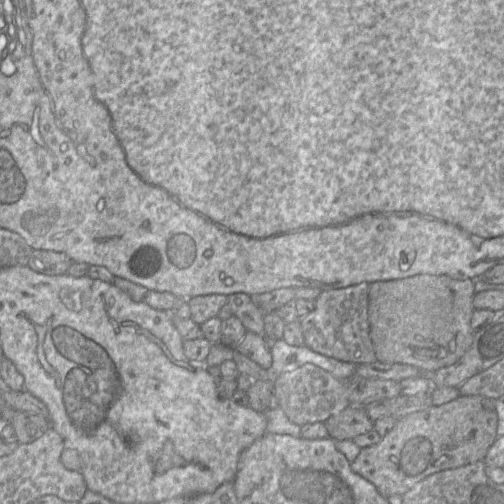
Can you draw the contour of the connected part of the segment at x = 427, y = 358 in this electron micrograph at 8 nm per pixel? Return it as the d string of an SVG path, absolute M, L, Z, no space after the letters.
M418 274L369 283L370 338L377 360L412 365L425 374L457 362L473 342L470 323L475 310L474 281L470 278Z

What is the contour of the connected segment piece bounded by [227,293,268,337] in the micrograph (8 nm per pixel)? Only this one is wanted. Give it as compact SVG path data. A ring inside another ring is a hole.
M234 293L227 297L233 315L243 323L247 331L265 337L264 314L268 312L262 311L255 299L246 293Z

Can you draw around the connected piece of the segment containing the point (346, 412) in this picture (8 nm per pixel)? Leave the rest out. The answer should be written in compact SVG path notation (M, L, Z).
M356 405L348 406L324 423L333 440L352 440L374 428L374 421L364 408Z

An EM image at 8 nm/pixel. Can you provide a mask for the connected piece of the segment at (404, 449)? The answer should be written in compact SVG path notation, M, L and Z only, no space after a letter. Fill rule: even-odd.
M460 395L442 405L432 405L396 420L393 429L375 445L364 447L351 463L352 470L371 482L385 498L403 496L415 484L442 470L483 461L497 435L495 400L481 395Z

